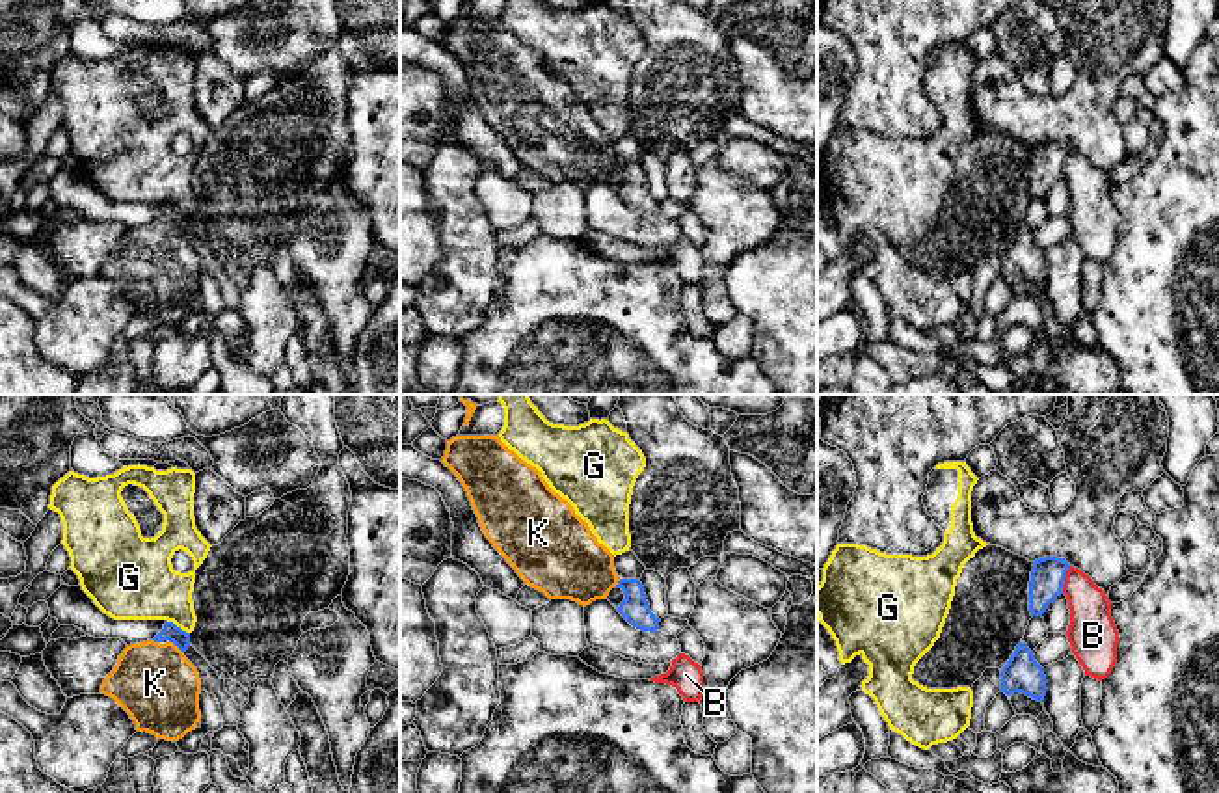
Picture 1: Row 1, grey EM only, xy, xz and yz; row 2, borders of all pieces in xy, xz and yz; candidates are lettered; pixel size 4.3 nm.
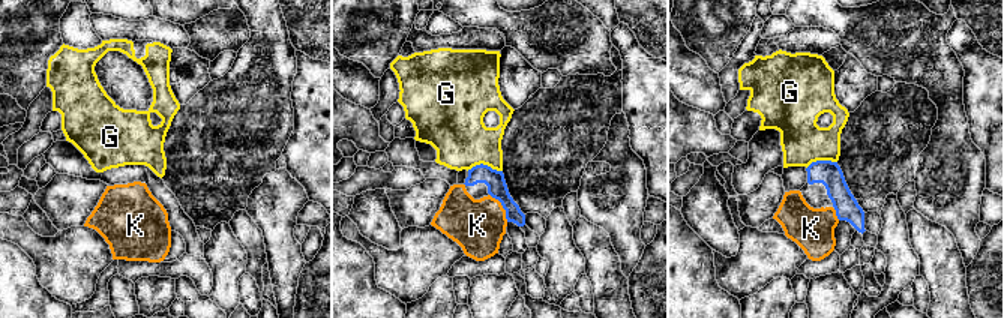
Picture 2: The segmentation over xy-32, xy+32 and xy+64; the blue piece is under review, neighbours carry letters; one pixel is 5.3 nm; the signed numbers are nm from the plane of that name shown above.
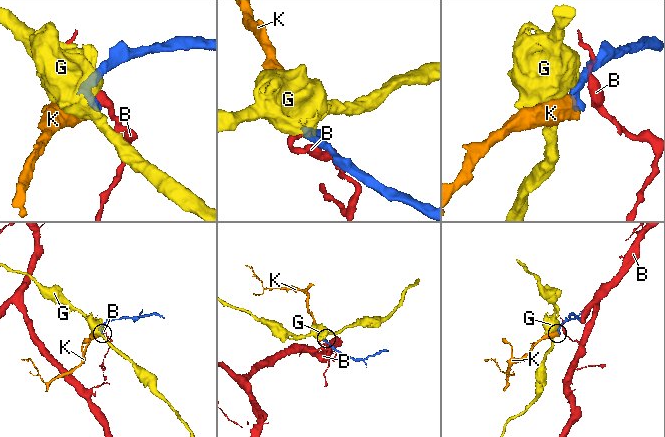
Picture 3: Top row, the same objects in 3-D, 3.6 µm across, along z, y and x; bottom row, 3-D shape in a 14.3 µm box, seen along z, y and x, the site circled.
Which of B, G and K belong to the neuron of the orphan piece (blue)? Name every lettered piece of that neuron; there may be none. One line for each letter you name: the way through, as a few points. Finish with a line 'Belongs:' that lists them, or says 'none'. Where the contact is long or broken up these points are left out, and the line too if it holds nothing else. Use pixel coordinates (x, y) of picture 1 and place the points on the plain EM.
K: Path across: xy (181, 222), (175, 228), (155, 267)
Belongs: K

